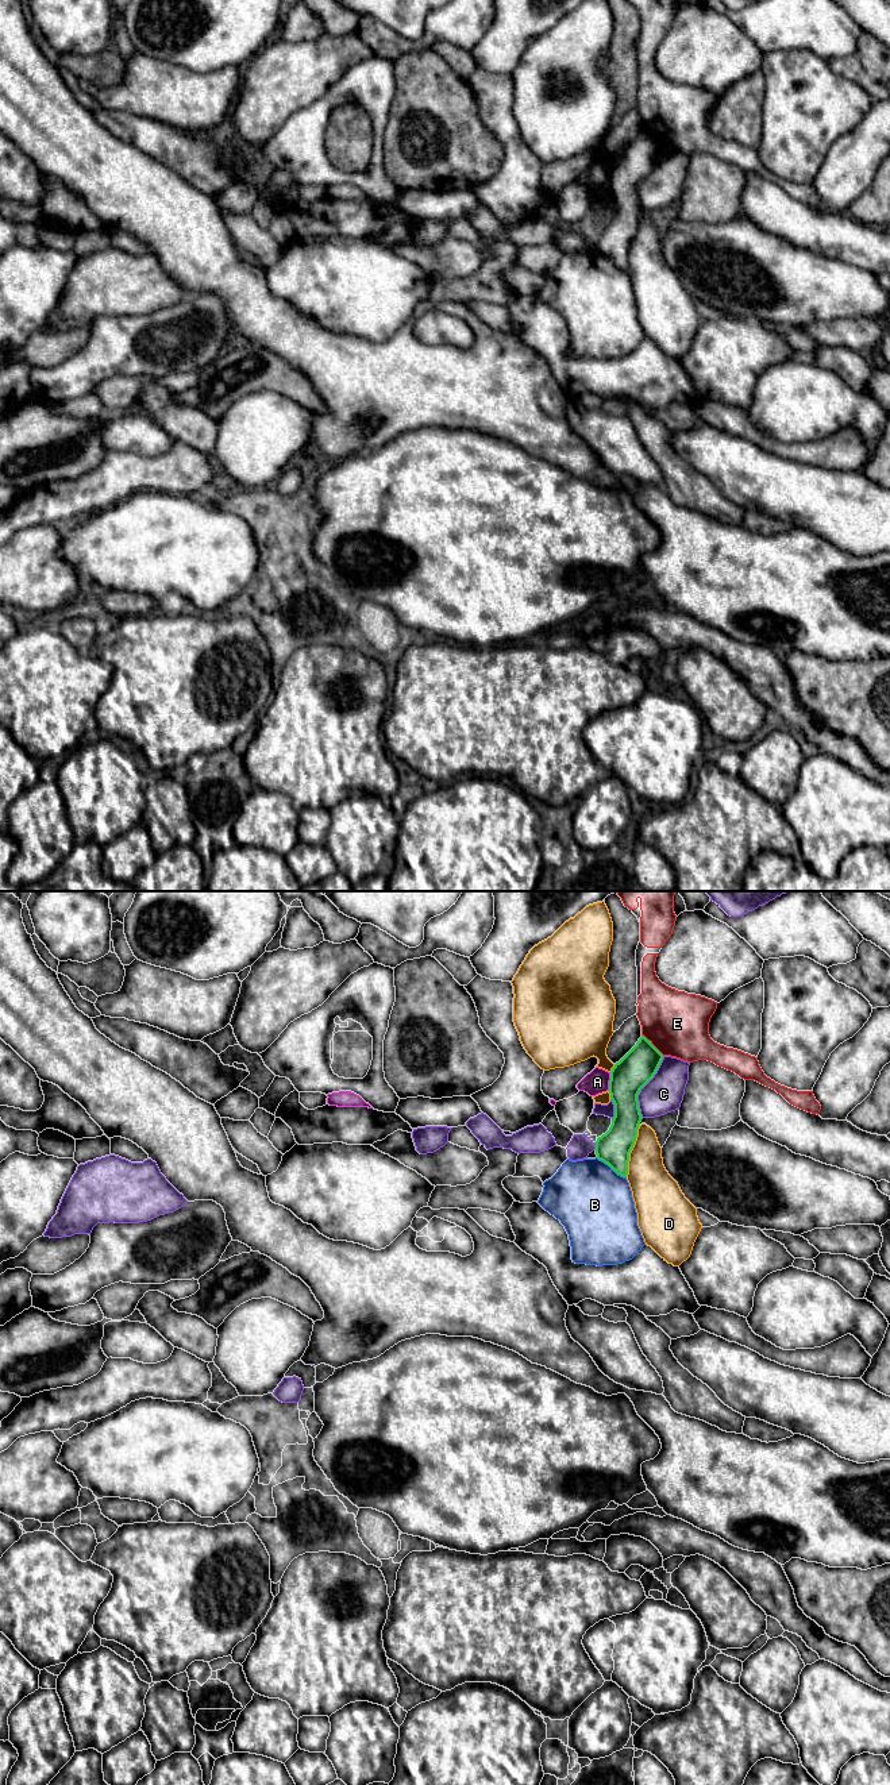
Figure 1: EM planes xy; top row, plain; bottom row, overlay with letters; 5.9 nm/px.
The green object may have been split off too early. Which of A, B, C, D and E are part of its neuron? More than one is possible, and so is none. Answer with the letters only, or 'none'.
none

